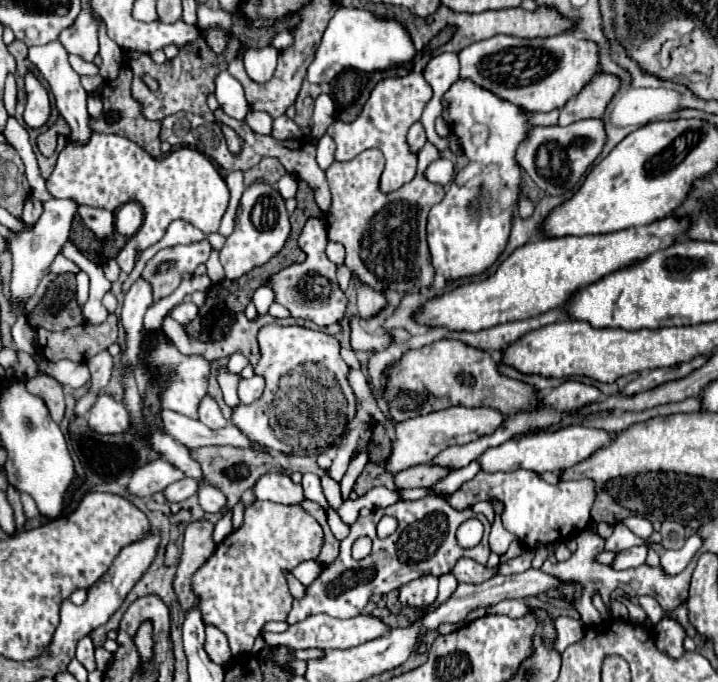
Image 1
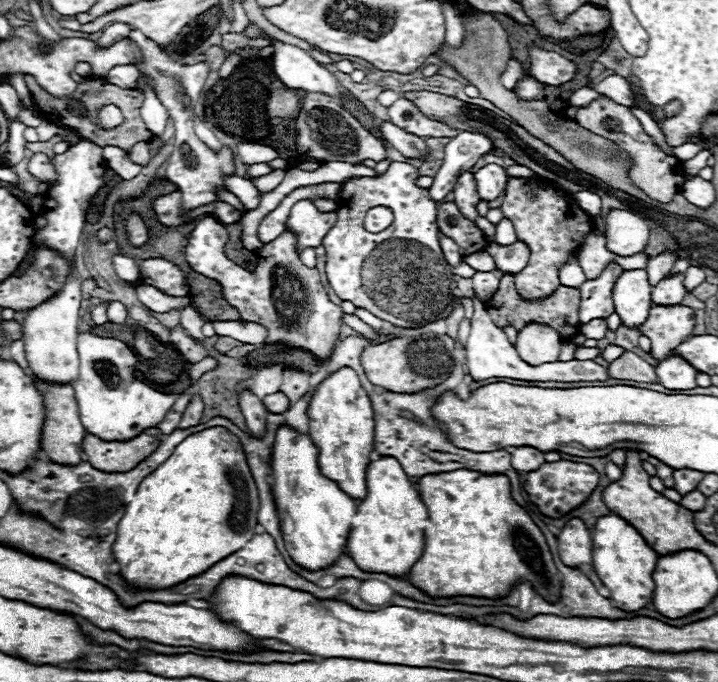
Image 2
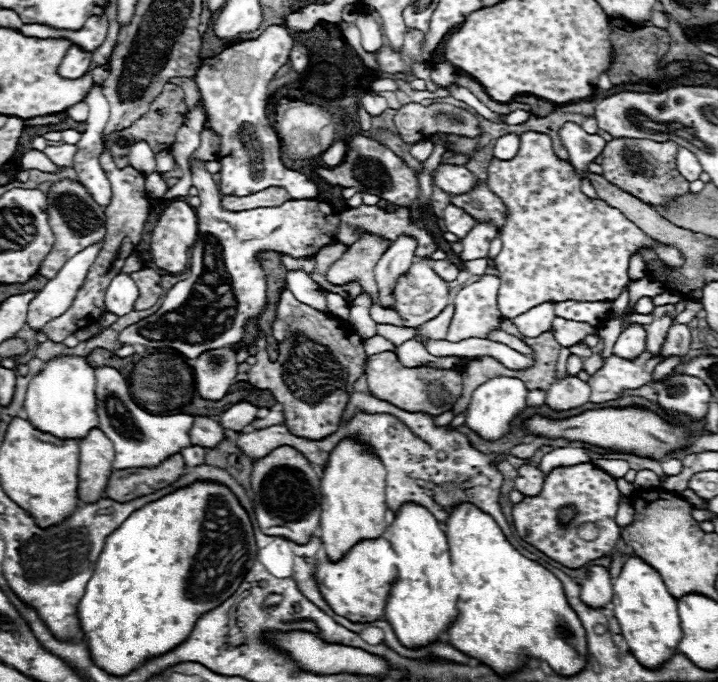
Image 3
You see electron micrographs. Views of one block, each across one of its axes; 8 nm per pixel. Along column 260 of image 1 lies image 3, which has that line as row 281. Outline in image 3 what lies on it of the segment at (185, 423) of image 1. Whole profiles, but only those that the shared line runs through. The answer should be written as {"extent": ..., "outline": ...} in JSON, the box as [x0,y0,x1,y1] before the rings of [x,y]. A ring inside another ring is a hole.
{"extent":[430,260,460,282],"outline":[[[432,260],[430,264],[432,264],[432,270],[434,270],[442,280],[452,282],[452,280],[458,278],[458,272],[460,272],[460,270],[458,270],[456,264],[452,264],[452,262],[448,262],[448,260]]]}

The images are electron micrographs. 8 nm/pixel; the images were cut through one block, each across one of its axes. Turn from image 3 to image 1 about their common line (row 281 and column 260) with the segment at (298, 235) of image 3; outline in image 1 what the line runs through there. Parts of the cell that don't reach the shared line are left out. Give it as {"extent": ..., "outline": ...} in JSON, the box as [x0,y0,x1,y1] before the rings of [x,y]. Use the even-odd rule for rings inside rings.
{"extent":[220,182,290,280],"outline":[[[256,182],[248,186],[242,194],[238,212],[236,212],[236,228],[226,238],[224,248],[220,250],[220,262],[224,266],[226,278],[236,280],[252,268],[264,265],[270,256],[274,256],[286,242],[290,234],[288,212],[284,208],[284,200],[278,190],[270,188],[266,182]]]}

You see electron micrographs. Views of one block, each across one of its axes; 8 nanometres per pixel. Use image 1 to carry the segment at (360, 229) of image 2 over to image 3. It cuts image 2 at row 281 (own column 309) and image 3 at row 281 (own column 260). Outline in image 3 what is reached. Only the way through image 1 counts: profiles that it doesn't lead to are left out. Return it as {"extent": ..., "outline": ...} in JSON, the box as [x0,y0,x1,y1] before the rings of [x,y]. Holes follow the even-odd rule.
{"extent":[326,234,448,326],"outline":[[[372,234],[360,236],[360,240],[348,246],[346,254],[328,268],[326,274],[328,282],[348,284],[356,280],[362,286],[362,290],[366,290],[372,296],[372,300],[378,302],[374,266],[376,266],[376,258],[380,258],[388,246],[390,242],[380,236],[372,236]],[[426,258],[414,260],[394,288],[396,306],[404,326],[420,326],[448,306],[448,282],[444,282]]]}

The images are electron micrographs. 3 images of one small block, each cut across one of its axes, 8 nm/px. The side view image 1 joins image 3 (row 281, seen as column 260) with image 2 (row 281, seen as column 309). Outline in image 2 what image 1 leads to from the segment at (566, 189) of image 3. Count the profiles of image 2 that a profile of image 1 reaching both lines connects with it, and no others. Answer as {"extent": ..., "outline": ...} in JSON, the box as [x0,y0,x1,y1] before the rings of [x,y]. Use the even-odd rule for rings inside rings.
{"extent":[502,178,592,300],"outline":[[[508,178],[506,196],[502,202],[502,214],[514,224],[516,236],[524,242],[530,250],[528,264],[522,272],[514,276],[514,286],[520,298],[524,300],[540,300],[552,296],[552,292],[560,286],[560,268],[568,262],[570,256],[578,258],[580,248],[584,246],[586,238],[590,236],[592,216],[586,214],[576,200],[564,192],[554,182],[546,180],[528,180],[528,178]],[[578,252],[578,254],[574,254]]]}

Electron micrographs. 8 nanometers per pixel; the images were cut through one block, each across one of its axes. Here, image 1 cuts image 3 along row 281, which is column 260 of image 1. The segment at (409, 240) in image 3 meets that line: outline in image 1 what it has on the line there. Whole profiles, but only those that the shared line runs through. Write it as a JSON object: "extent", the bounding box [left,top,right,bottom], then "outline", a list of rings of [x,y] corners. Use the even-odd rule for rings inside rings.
{"extent":[238,376,264,404],"outline":[[[252,376],[248,380],[240,380],[238,384],[238,396],[240,396],[240,402],[242,404],[252,404],[254,400],[258,400],[264,392],[264,380],[262,376]]]}

